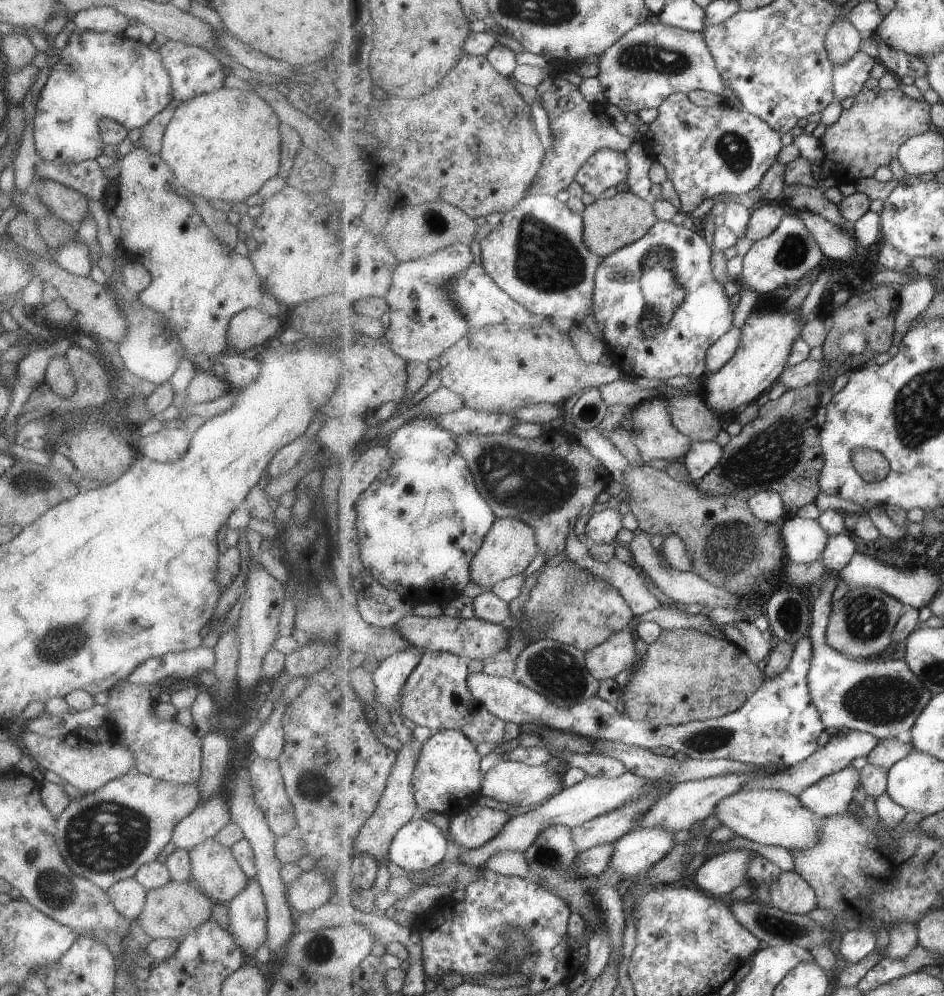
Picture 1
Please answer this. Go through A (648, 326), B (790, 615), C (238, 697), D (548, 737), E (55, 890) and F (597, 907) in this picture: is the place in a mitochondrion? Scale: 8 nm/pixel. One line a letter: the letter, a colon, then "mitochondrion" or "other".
A: mitochondrion
B: mitochondrion
C: other
D: other
E: mitochondrion
F: mitochondrion

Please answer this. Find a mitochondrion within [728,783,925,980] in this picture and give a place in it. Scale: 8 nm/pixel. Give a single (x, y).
(772, 925)

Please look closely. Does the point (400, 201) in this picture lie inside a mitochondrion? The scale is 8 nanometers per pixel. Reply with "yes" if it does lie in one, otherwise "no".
no

